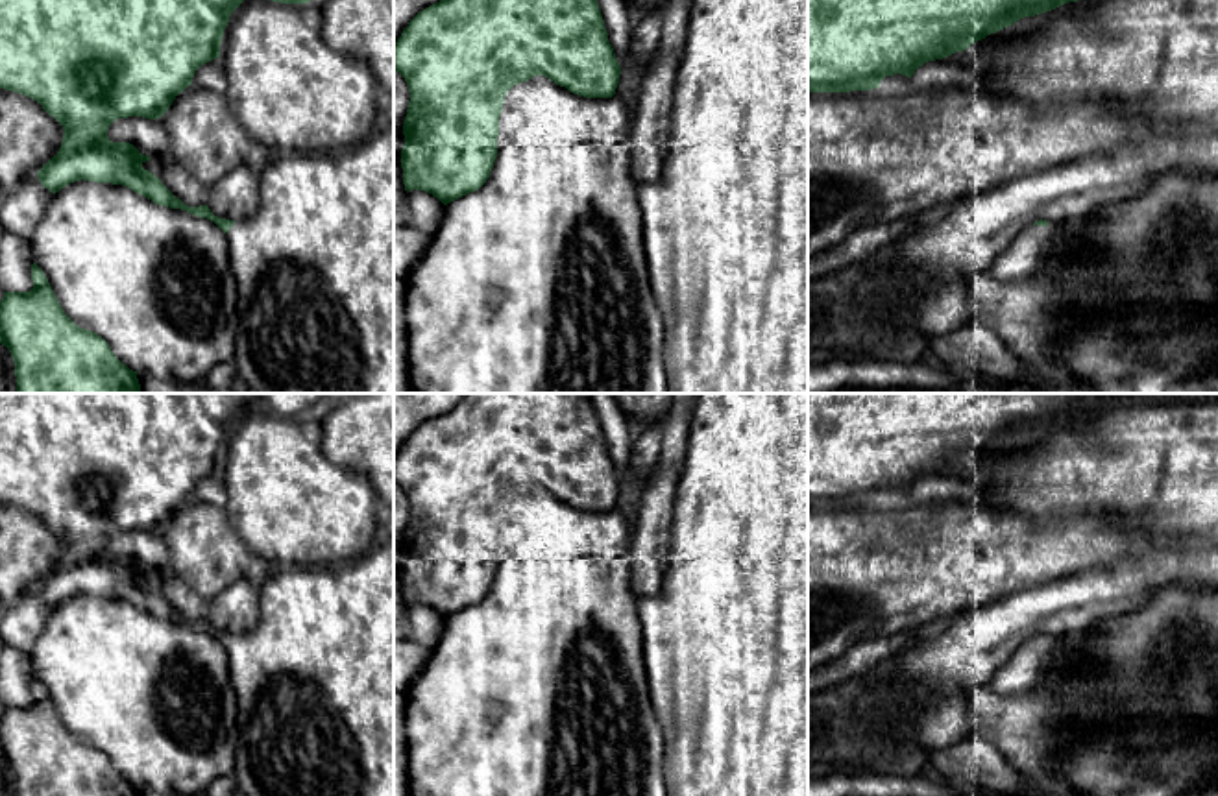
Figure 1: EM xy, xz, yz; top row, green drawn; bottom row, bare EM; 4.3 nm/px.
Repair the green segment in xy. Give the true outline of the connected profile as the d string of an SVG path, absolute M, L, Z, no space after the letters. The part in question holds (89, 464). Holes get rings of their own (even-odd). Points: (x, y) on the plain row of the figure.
M0 393L0 502L35 513L65 543L59 565L37 585L41 598L52 608L79 593L124 598L157 619L207 632L225 648L235 633L185 619L142 582L152 571L113 556L107 543L116 532L161 532L196 484L220 471L229 430L251 408L307 417L323 401L323 393Z

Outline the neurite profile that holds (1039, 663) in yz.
M1066 637L1031 639L993 674L991 685L1000 694L1018 694L1033 687L1059 687L1072 681L1078 659L1078 646Z

